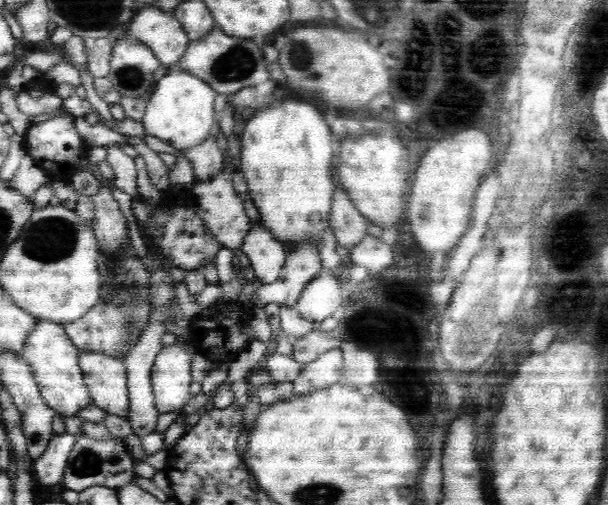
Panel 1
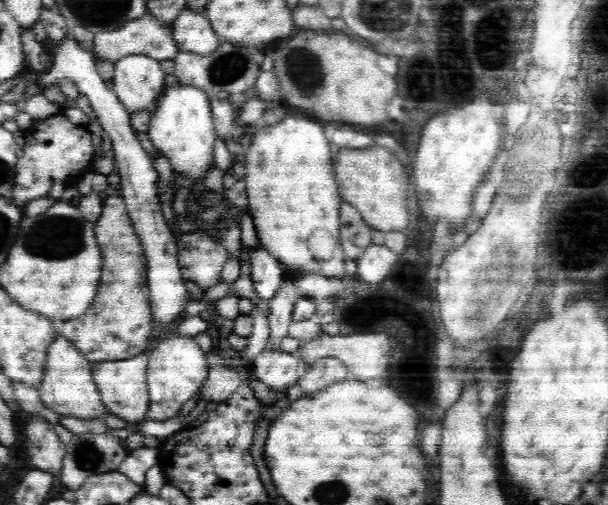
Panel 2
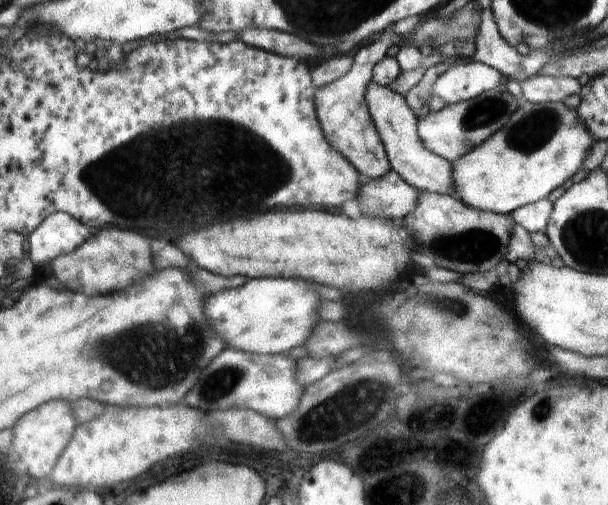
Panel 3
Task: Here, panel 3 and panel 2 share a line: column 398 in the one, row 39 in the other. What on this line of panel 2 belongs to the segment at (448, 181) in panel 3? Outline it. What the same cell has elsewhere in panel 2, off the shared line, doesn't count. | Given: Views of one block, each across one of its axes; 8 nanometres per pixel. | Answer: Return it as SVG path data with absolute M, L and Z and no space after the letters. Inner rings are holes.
M144 13L140 18L129 20L120 28L105 30L94 36L92 51L95 57L116 62L121 56L145 54L157 61L173 60L179 53L178 45L172 35L172 26L160 23L154 15Z

